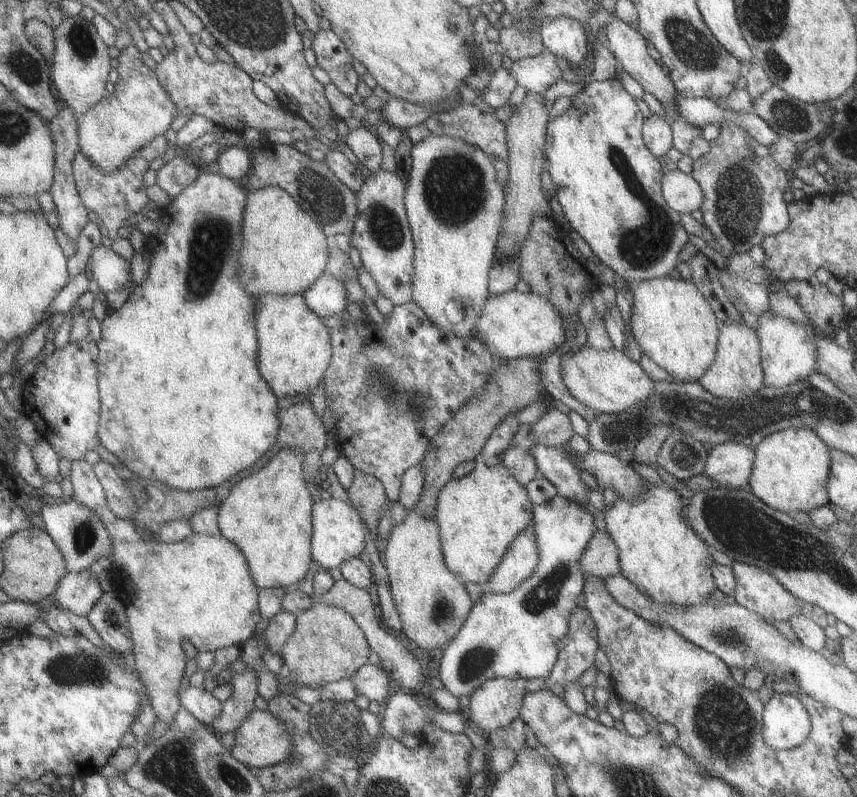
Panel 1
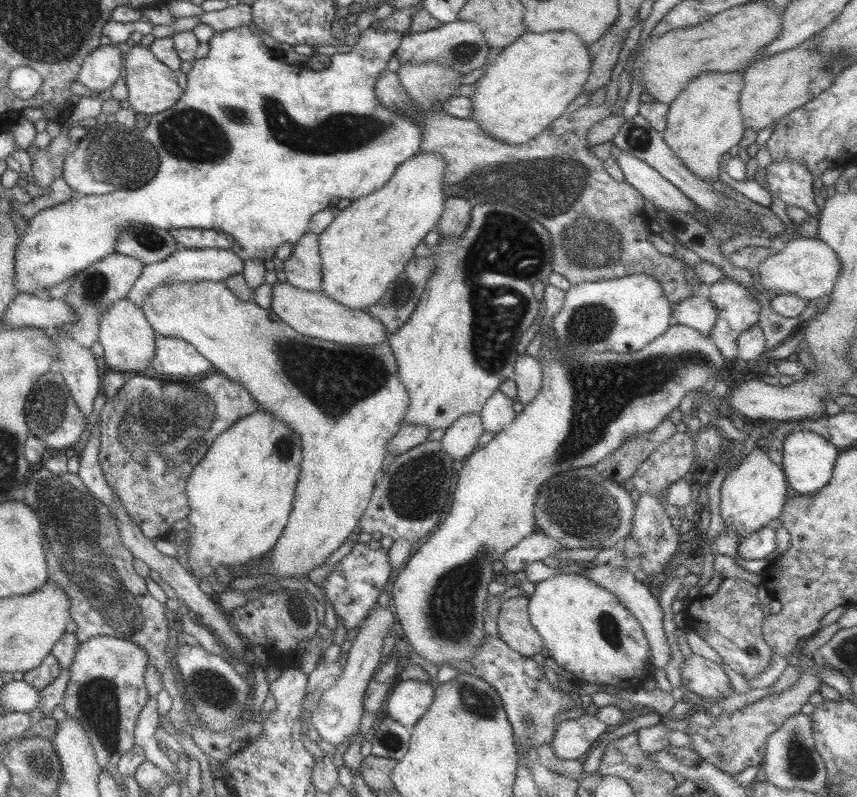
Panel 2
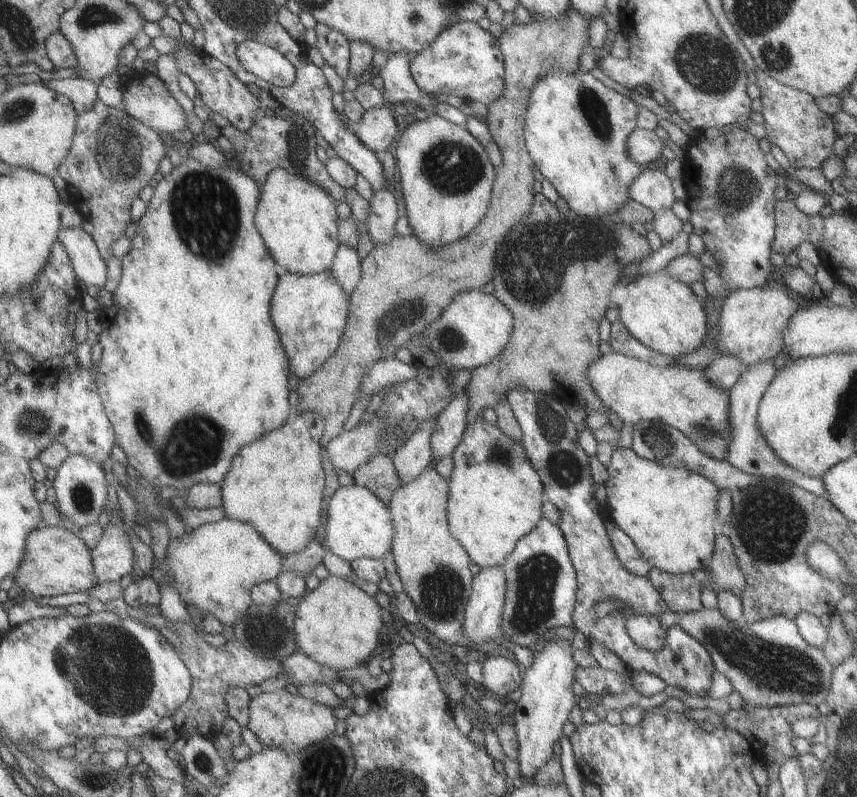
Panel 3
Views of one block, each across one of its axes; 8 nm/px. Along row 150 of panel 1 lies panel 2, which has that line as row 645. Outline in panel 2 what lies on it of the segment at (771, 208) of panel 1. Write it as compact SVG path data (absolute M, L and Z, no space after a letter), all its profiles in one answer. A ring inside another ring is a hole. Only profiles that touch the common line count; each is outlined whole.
M739 578L723 579L711 595L696 597L679 617L682 627L691 629L717 654L720 661L743 678L755 678L770 663L772 650L761 638L765 614L761 611L761 590Z

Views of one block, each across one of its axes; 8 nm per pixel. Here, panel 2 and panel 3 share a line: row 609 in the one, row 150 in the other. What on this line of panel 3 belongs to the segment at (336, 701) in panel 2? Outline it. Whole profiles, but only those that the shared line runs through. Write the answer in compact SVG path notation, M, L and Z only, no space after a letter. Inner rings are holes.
M387 104L364 111L354 126L357 140L371 152L389 152L397 130L394 117L395 109Z

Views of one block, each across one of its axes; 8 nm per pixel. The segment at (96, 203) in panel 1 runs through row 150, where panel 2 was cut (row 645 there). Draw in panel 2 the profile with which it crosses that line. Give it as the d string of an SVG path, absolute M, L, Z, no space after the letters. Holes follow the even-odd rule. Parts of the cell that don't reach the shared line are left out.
M59 454L48 459L38 471L30 473L22 502L39 518L47 579L67 597L69 622L75 624L75 632L72 634L79 645L89 638L99 636L135 642L135 646L145 651L146 664L153 666L162 676L162 689L169 693L172 702L166 714L169 724L175 730L189 734L193 744L208 758L222 763L231 754L228 750L230 742L248 742L258 737L259 722L244 721L234 729L219 733L194 725L196 714L192 704L175 687L174 674L170 670L174 666L164 655L171 636L165 607L149 595L144 579L135 574L133 558L119 541L117 524L110 510L89 494L75 473L67 473L65 463L65 455Z

